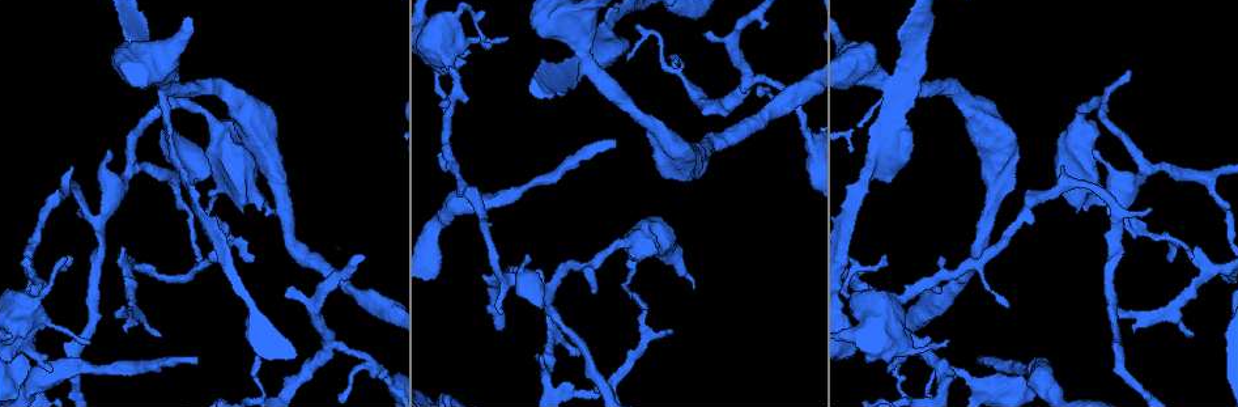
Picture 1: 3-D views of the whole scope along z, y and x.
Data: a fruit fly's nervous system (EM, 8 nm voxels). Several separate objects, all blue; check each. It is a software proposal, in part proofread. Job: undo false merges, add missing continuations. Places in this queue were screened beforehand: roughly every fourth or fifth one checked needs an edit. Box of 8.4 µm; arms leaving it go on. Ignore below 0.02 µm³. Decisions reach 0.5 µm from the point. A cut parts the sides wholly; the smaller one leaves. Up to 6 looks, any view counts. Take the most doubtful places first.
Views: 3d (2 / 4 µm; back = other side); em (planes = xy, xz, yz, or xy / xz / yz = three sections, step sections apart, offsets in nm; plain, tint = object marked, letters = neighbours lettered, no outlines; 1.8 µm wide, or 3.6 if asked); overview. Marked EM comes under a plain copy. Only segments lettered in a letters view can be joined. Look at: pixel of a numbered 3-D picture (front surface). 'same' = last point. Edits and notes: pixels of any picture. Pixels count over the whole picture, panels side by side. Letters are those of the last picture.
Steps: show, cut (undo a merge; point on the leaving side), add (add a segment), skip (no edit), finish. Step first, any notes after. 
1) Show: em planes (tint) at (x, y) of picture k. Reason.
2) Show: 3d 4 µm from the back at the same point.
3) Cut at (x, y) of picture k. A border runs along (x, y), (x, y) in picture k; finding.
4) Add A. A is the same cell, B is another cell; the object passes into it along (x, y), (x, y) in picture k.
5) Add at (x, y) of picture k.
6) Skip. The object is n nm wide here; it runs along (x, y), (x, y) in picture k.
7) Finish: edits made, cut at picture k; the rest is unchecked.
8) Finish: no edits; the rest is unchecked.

Show: em planes (letters) at (887, 81) of picture 1.

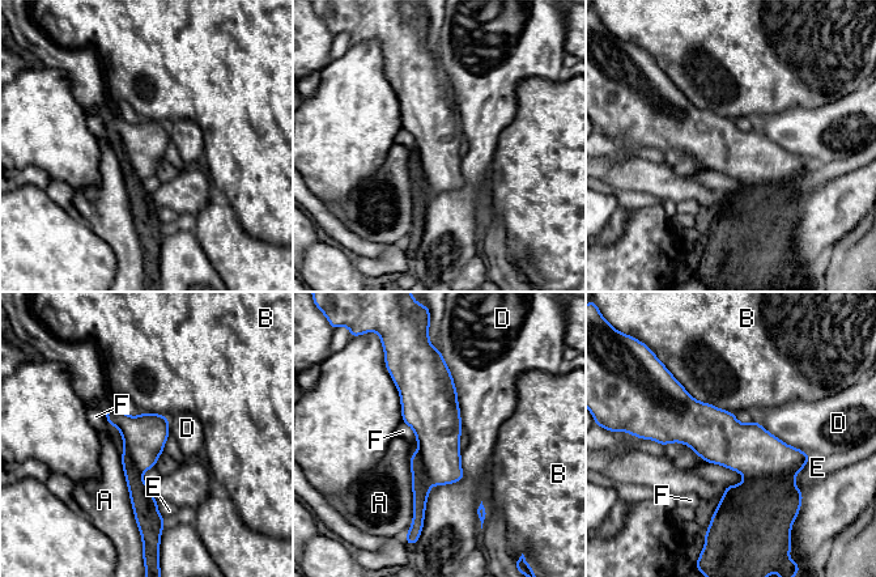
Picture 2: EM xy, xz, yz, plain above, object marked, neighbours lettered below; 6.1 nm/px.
Cut at (758, 513) of picture 2. The object is 260 nm wide here; A, B, D, E and F are other cells; a border runs along (802, 467), (787, 475), (745, 478) in picture 2; a second neuron is stuck on.

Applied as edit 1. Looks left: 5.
Show: em yz step 4 (tint) at (917, 342) of picture 1. Sharp bend.

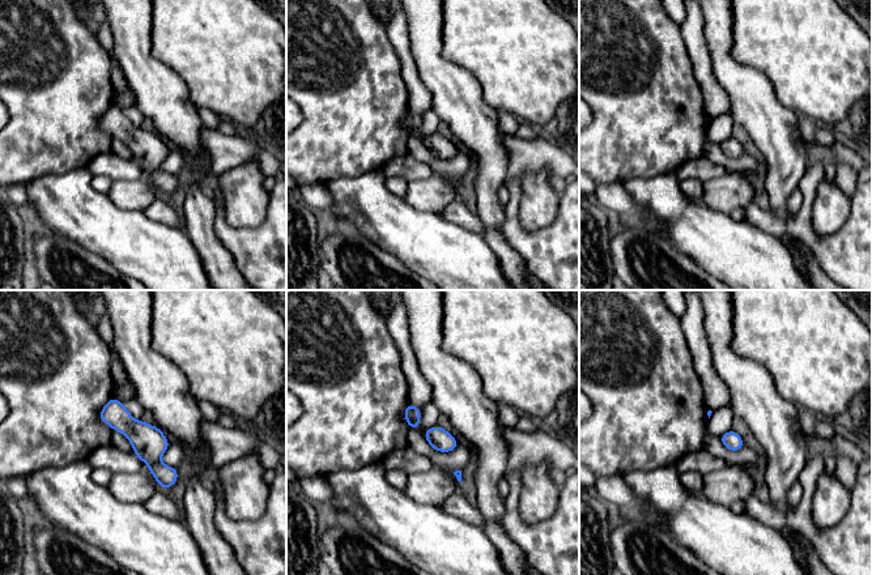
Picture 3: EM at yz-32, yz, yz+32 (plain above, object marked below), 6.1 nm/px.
Show: em xy step 8 (letters) at the same point.

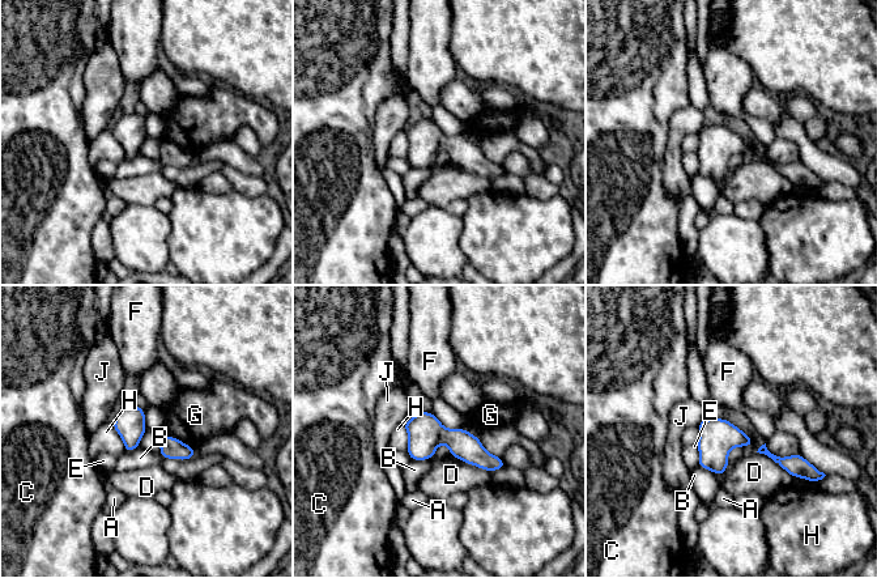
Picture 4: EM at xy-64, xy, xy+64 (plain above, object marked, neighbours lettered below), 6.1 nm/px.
Skip. The object is 190 nm wide here; A, B, C, D, E, F, G, H and J are other cells; it runs along (408, 425), (452, 437), (501, 464) in picture 4; continuous, no second neuron.

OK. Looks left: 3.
Show: em yz step 16 (letters) at (579, 355) of picture 1. Branch stops here.

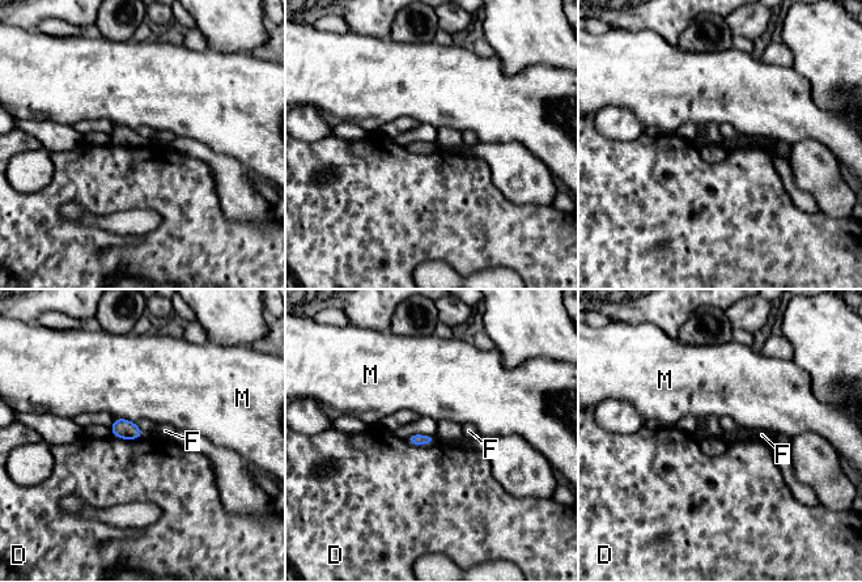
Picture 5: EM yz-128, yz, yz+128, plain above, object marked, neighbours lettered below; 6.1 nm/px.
Skip. D, F and M are other cells; a border runs along (114, 436), (139, 440) in picture 5; no lettered segment goes on from it.

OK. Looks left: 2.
Finish: edits made, cut at picture 2; the rest is unchecked.

